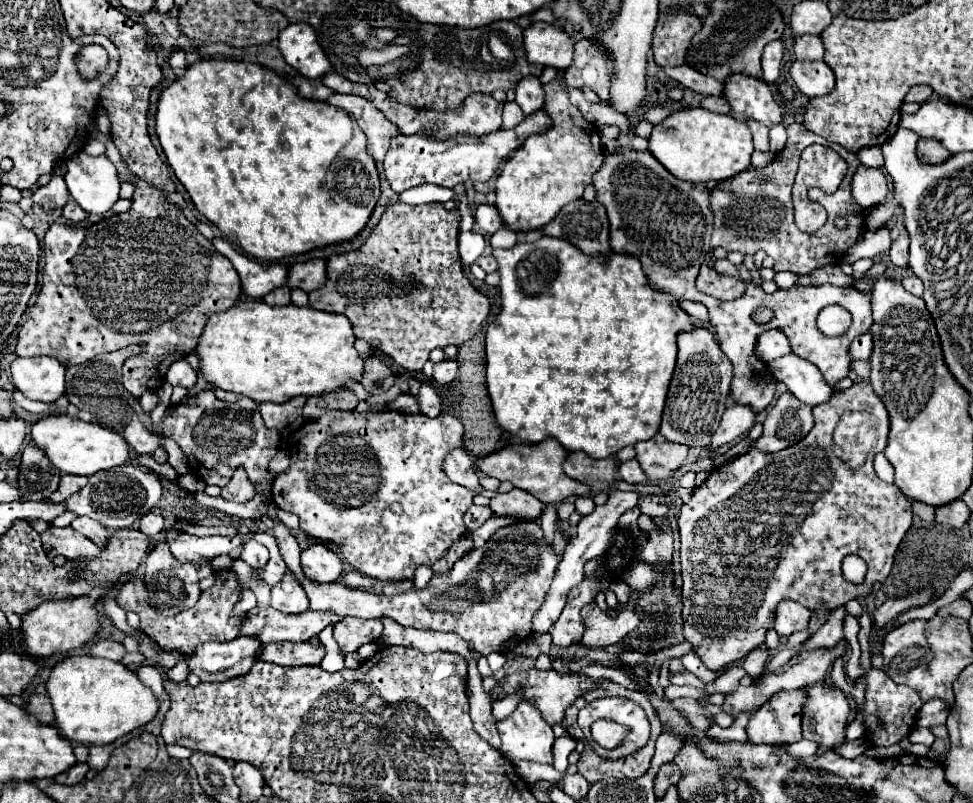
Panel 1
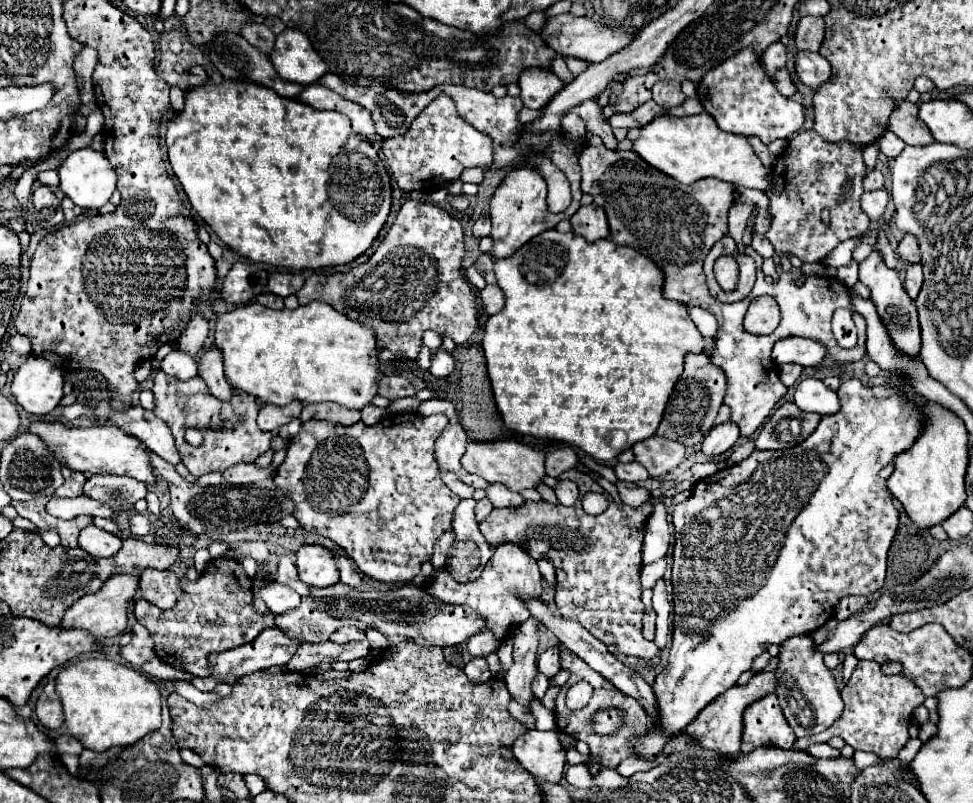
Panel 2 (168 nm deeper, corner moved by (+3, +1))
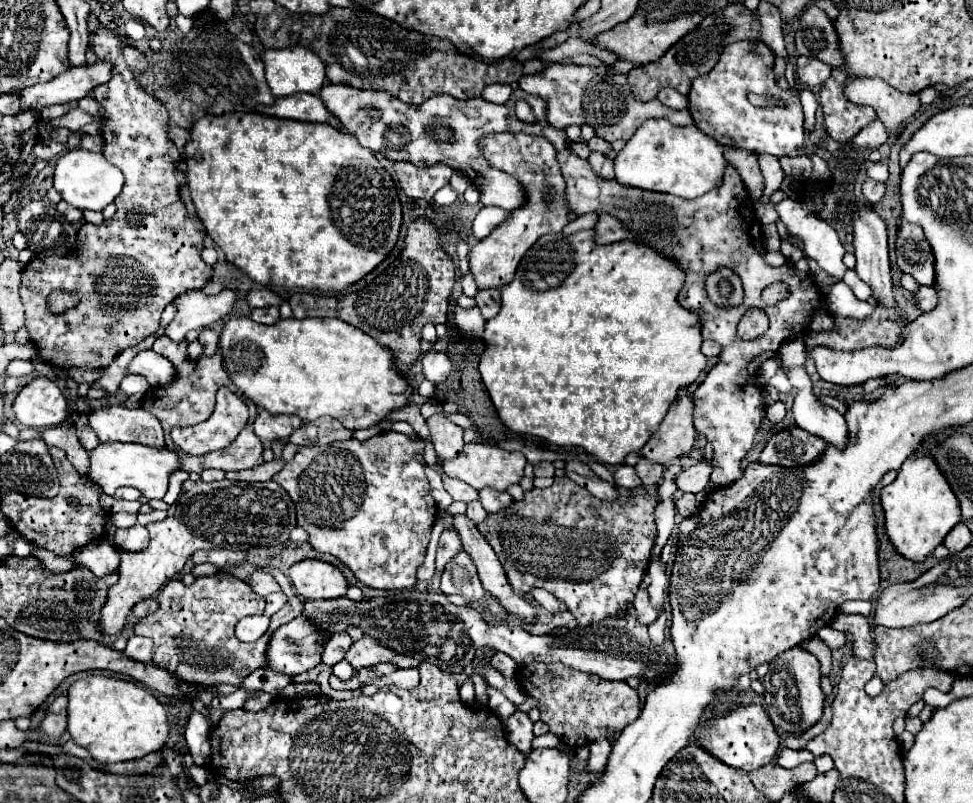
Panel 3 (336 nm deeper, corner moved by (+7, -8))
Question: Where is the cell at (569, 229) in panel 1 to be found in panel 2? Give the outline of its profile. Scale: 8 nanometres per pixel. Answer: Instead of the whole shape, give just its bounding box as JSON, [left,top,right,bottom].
[571,206,609,242]

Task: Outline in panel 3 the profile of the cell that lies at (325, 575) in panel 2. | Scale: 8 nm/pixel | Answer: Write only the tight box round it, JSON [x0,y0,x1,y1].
[289,559,349,599]

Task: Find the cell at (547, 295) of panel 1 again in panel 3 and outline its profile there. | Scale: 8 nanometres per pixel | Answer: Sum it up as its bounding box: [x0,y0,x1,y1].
[479,229,707,465]

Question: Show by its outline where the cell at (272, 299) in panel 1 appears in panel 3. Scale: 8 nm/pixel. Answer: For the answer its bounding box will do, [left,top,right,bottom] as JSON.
[251,307,279,325]

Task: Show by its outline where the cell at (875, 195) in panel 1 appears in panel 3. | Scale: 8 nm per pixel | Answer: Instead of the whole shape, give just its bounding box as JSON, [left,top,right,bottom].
[861,179,885,205]

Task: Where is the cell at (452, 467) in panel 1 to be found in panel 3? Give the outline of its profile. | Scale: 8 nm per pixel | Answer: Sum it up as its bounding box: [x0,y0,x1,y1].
[427,415,463,459]

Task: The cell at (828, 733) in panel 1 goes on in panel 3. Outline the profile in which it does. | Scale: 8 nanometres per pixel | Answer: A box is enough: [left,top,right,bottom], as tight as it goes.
[763,647,825,735]

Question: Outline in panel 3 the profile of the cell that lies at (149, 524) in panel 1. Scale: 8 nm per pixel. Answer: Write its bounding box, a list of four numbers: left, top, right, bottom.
[111,525,149,553]

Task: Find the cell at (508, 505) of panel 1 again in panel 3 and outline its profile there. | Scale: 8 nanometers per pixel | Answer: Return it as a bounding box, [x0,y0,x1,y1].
[479,487,513,513]

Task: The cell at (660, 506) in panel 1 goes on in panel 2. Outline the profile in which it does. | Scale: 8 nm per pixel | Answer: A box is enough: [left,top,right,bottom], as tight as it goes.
[617,482,651,508]

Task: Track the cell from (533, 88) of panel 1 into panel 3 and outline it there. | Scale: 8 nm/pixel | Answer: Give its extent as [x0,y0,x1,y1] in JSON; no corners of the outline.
[519,63,693,143]

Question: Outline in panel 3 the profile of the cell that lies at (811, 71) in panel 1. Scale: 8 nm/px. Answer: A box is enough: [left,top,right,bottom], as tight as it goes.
[797,55,833,87]

